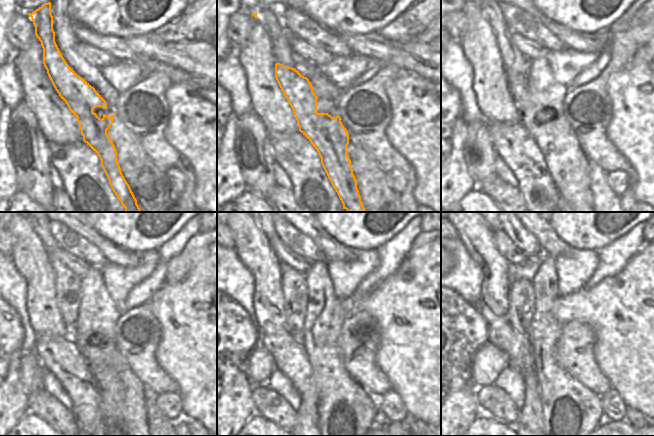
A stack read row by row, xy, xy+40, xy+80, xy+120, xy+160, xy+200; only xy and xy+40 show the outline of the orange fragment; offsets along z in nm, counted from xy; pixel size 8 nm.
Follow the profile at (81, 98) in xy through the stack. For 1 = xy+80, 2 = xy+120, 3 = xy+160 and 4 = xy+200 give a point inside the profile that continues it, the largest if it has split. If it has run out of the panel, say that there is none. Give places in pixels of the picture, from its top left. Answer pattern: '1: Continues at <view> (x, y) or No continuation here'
1: Continues at xy+80 (568, 165)
2: Continues at xy+120 (98, 351)
3: Continues at xy+160 (355, 391)
4: Continues at xy+200 (594, 402)

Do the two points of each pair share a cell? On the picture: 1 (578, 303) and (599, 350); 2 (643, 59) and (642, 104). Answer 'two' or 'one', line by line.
1: one
2: one

